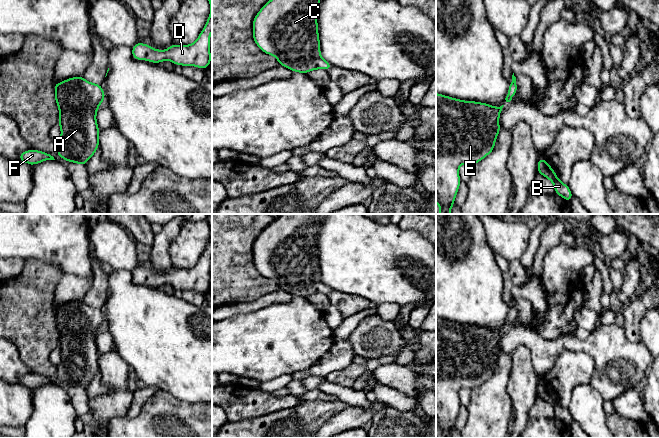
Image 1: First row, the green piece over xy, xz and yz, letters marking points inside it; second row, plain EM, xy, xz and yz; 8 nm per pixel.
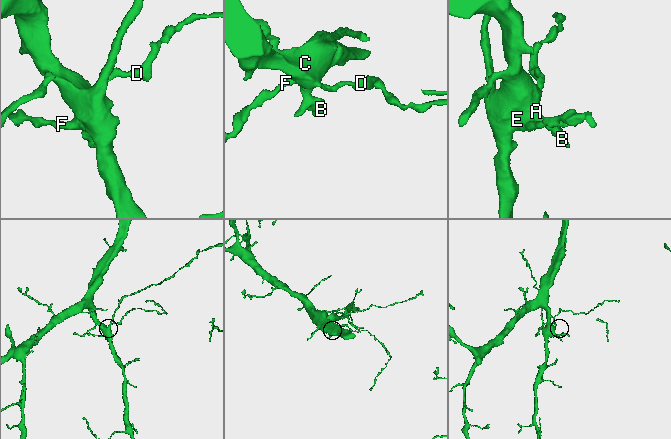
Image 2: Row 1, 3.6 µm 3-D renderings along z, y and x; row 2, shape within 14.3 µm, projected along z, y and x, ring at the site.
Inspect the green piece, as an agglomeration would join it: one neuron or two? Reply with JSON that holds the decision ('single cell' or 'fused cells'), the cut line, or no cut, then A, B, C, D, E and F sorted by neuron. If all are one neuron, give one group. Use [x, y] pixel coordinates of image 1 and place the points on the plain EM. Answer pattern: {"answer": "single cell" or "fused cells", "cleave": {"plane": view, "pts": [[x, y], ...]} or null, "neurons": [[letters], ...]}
{"answer": "single cell", "cleave": null, "neurons": [["A", "B", "C", "D", "E", "F"]]}

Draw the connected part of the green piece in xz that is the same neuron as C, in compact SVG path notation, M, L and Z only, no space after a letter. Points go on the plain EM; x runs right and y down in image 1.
M282 214L268 225L253 244L253 263L266 278L275 280L279 289L307 298L316 293L329 295L332 289L321 281L317 248L320 218L325 214Z

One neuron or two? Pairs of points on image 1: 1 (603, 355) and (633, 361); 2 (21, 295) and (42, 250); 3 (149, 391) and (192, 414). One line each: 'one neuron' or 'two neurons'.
1: one neuron
2: two neurons
3: two neurons

